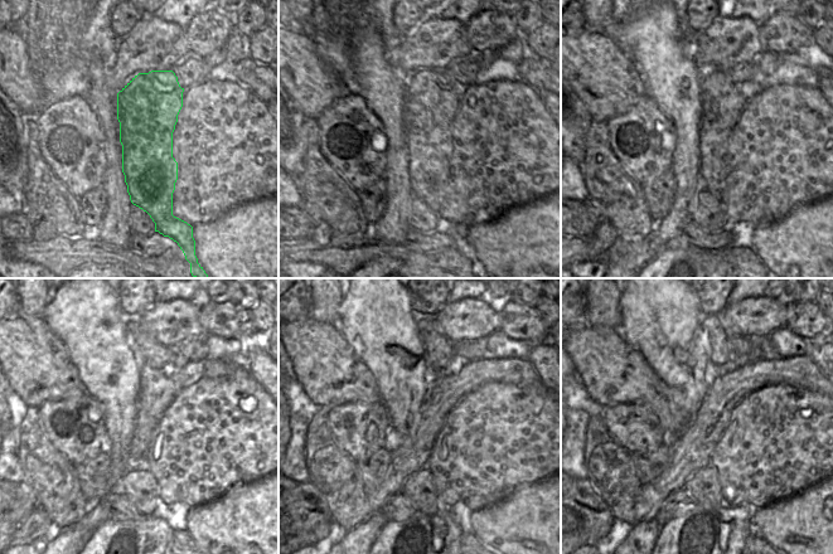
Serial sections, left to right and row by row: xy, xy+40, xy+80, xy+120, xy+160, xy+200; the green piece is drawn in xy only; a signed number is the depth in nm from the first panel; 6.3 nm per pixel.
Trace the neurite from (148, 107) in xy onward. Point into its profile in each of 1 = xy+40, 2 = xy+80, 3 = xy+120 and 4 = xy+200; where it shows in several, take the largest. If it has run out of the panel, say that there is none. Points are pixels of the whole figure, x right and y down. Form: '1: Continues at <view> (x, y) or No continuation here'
1: Continues at xy+40 (434, 100)
2: Continues at xy+80 (721, 100)
3: Continues at xy+120 (156, 390)
4: Continues at xy+200 (716, 338)

